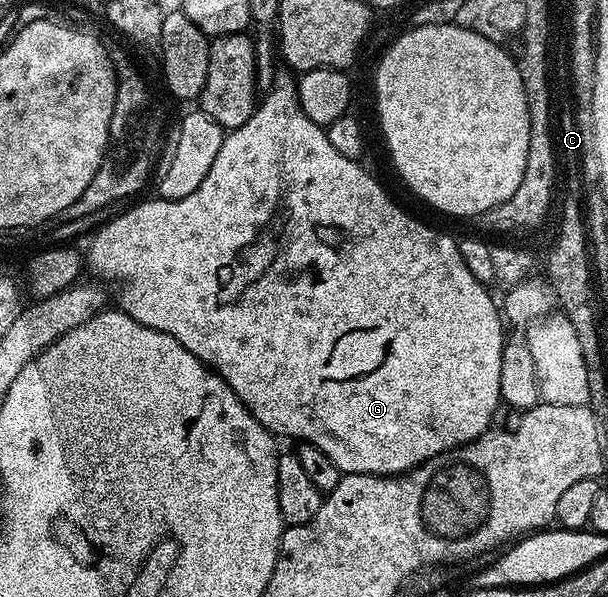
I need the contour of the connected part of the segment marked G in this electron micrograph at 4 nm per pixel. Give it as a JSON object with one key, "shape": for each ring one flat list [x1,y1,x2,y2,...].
{"shape":[[277,73,272,91,263,97,264,102,262,100,262,105,253,111,250,120,225,137,214,165,210,172,206,172,206,180,202,180,190,196,182,196,178,200,153,196,149,202,130,207,125,214,110,219,97,232,92,242,92,254,98,265,124,278,123,313,144,326,174,336,174,340,185,346,199,362,215,370,220,379,244,401,248,411,273,435,285,434,288,438,322,448,322,452,334,460,341,475,400,476,423,467,420,466,423,462,438,457,443,450,452,450,455,446,463,448,475,442,491,427,488,425,496,414,496,405,499,407,502,402,500,381,506,322,497,299,495,302,488,295,489,287,479,282,470,268,466,268,457,239,439,234,436,230,428,234,427,224,407,214,359,166,361,163,357,159,337,152,334,144,330,144,327,129,314,124,314,120,302,112,296,99,296,82,291,78,293,75,288,74]]}

